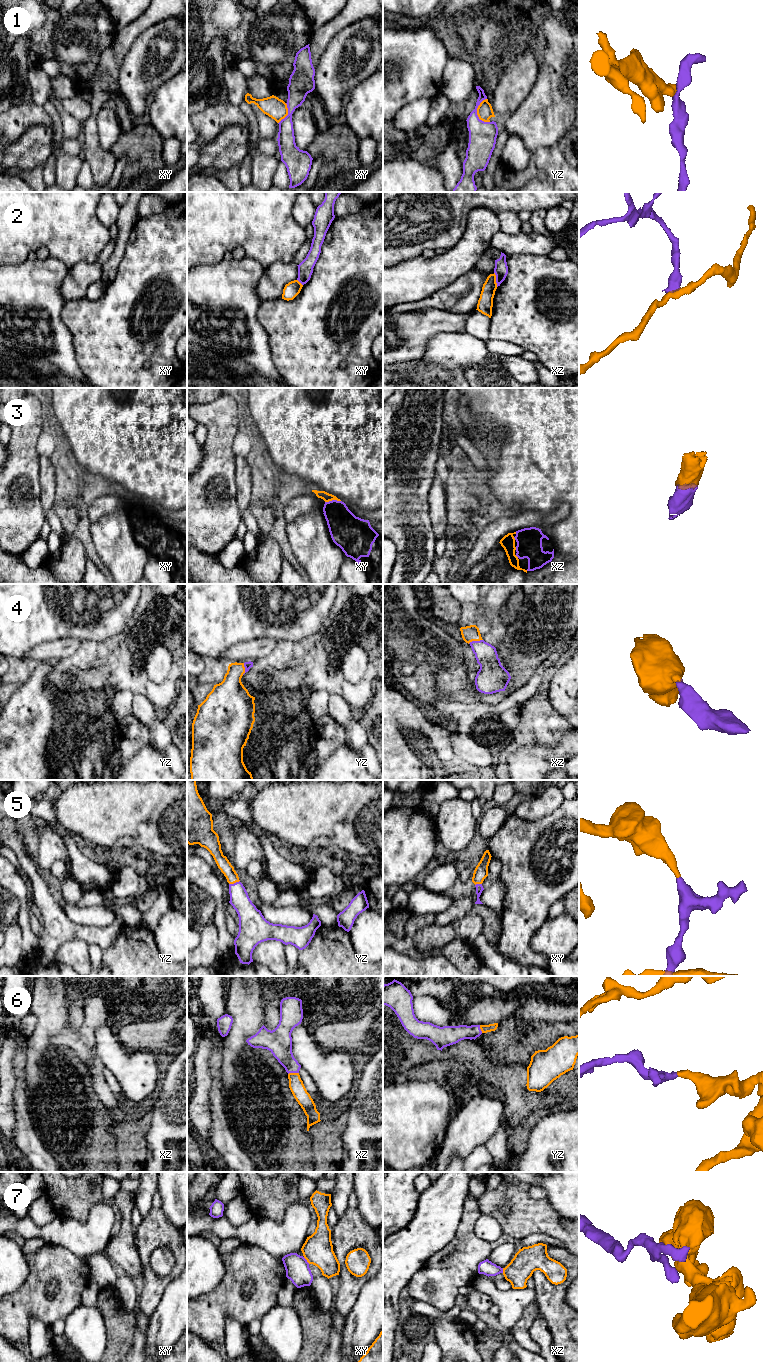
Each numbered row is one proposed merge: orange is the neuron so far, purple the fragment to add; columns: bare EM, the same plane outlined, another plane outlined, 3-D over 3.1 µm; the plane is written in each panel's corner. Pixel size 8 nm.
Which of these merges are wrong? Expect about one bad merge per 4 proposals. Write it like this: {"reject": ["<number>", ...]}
{"reject": ["1", "2", "7"]}

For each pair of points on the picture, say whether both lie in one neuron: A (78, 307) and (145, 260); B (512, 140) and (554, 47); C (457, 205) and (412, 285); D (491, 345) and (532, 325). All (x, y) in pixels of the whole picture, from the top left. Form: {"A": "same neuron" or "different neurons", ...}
{"A": "same neuron", "B": "different neurons", "C": "different neurons", "D": "different neurons"}

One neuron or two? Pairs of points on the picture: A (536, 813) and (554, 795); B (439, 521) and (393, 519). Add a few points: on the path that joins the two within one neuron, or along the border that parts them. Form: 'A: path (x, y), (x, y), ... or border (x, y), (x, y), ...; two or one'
A: path (540, 809), (550, 799); one
B: border (427, 498), (430, 523), (436, 538); two

